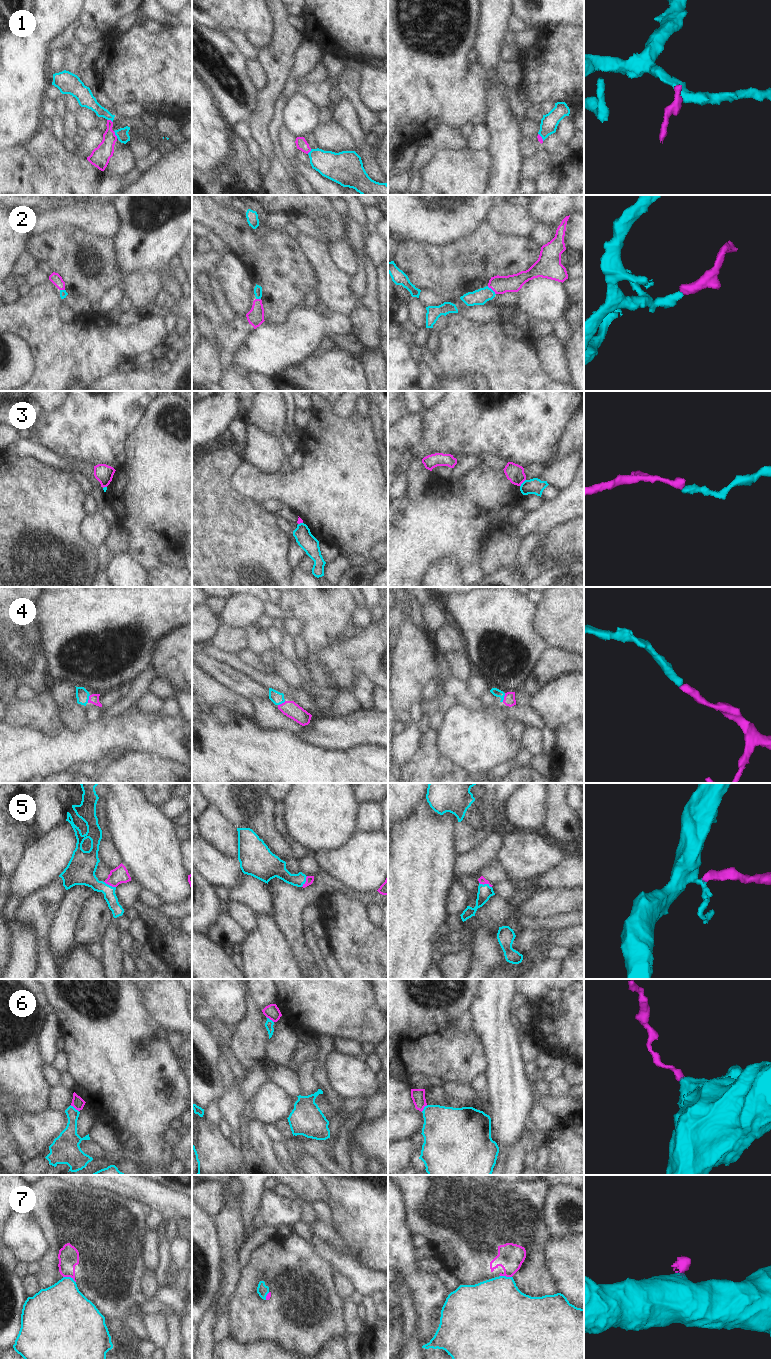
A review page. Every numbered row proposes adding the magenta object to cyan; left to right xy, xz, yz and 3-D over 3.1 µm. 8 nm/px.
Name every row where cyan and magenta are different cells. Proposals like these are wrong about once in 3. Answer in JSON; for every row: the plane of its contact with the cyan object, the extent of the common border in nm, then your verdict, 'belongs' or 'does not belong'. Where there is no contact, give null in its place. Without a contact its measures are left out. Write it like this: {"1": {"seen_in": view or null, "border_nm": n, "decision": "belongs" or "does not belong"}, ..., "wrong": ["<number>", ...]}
{"1": {"seen_in": "xy", "border_nm": 70, "decision": "does not belong"}, "2": {"seen_in": "yz", "border_nm": 100, "decision": "belongs"}, "3": {"seen_in": "yz", "border_nm": 80, "decision": "does not belong"}, "4": {"seen_in": "yz", "border_nm": 80, "decision": "belongs"}, "5": {"seen_in": "yz", "border_nm": 110, "decision": "belongs"}, "6": {"seen_in": "xy", "border_nm": 90, "decision": "does not belong"}, "7": {"seen_in": "xy", "border_nm": 120, "decision": "does not belong"}, "wrong": ["1", "3", "6", "7"]}

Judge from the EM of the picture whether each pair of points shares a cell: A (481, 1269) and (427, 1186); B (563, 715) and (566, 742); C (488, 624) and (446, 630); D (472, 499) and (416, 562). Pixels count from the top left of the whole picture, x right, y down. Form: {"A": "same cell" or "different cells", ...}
{"A": "same cell", "B": "different cells", "C": "different cells", "D": "same cell"}

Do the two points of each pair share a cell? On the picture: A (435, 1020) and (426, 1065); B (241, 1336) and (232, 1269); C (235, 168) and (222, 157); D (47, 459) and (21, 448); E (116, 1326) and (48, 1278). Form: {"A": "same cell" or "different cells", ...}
{"A": "same cell", "B": "different cells", "C": "different cells", "D": "same cell", "E": "different cells"}

